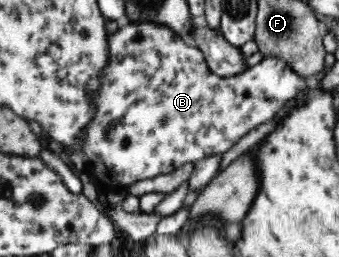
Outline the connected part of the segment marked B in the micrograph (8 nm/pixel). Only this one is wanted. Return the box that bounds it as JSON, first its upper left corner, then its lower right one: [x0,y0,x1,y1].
[80,22,306,197]

